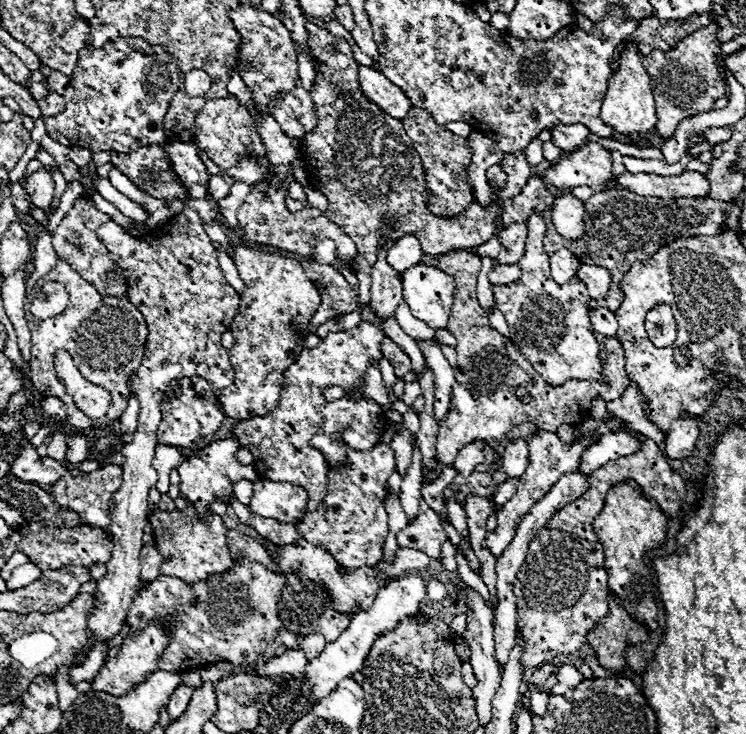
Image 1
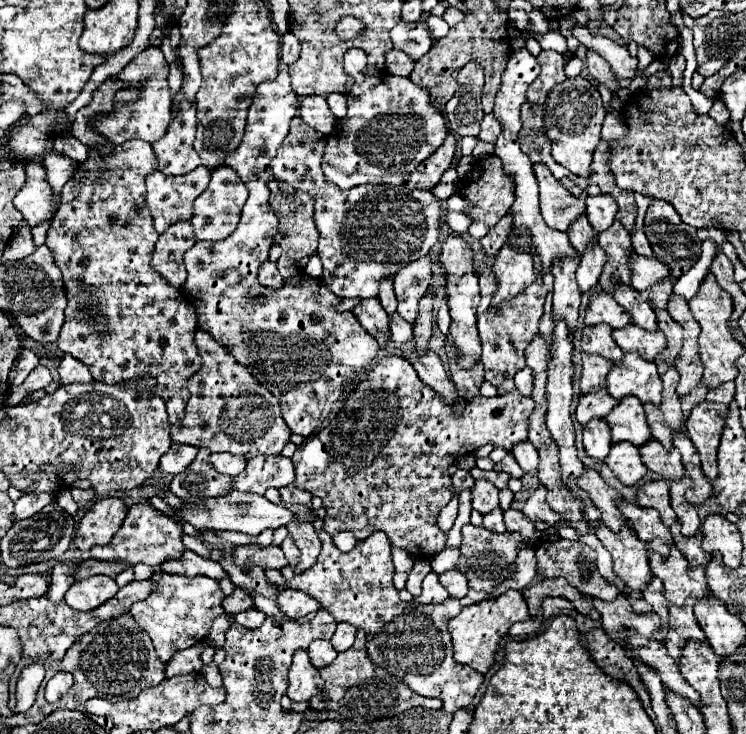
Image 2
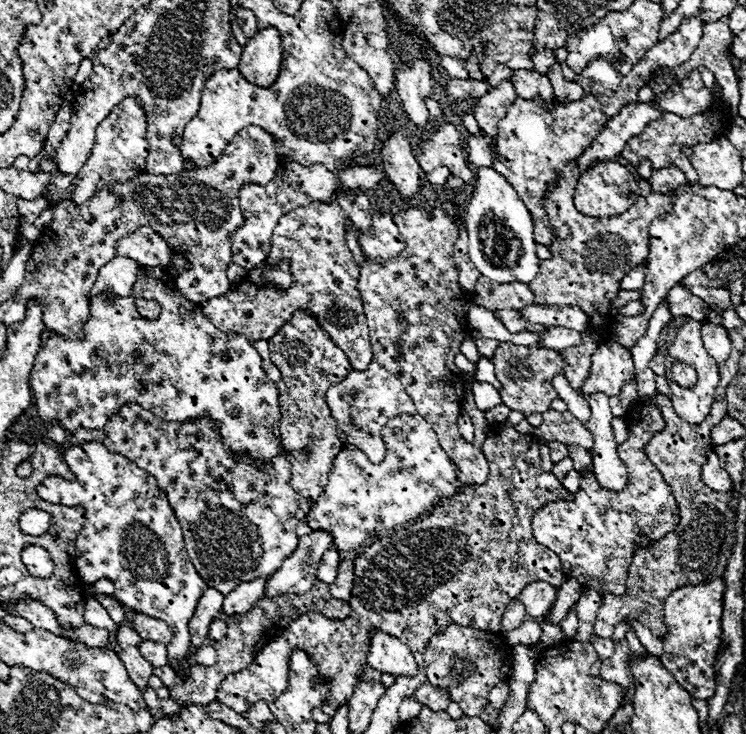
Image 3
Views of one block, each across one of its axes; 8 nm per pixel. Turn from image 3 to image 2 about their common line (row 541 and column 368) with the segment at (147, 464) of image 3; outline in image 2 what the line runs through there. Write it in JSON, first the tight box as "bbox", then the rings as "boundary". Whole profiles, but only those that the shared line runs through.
{"bbox":[272,116,444,298],"boundary":[[[298,116],[292,118],[290,132],[278,154],[272,158],[276,180],[310,194],[316,200],[314,224],[320,232],[318,254],[324,264],[322,280],[340,298],[378,296],[382,278],[390,278],[406,264],[426,256],[438,242],[444,216],[442,200],[428,190],[408,190],[404,186],[360,186],[348,192],[328,184],[322,174],[322,154],[326,136],[308,128]]]}

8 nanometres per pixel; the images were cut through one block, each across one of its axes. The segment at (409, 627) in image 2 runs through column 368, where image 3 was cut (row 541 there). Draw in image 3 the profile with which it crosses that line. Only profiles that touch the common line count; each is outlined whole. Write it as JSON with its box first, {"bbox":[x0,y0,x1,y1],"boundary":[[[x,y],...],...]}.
{"bbox":[532,400,680,596],"boundary":[[[644,400],[634,404],[632,410],[628,412],[636,412],[636,416],[630,422],[626,422],[630,434],[628,434],[628,440],[618,446],[618,456],[628,466],[628,484],[624,486],[624,490],[612,492],[608,488],[602,488],[594,478],[594,472],[590,470],[586,476],[580,476],[580,490],[576,492],[574,500],[560,502],[560,504],[546,504],[536,512],[536,516],[532,516],[532,534],[536,536],[536,542],[558,554],[568,578],[574,576],[580,584],[584,584],[584,588],[594,588],[600,594],[614,594],[614,596],[626,594],[626,572],[628,572],[628,564],[632,562],[634,550],[652,546],[656,540],[672,532],[680,520],[680,510],[678,510],[676,498],[672,496],[670,486],[664,482],[658,468],[652,466],[652,462],[642,452],[650,436],[654,436],[664,428],[662,412],[658,406],[646,404]]]}

